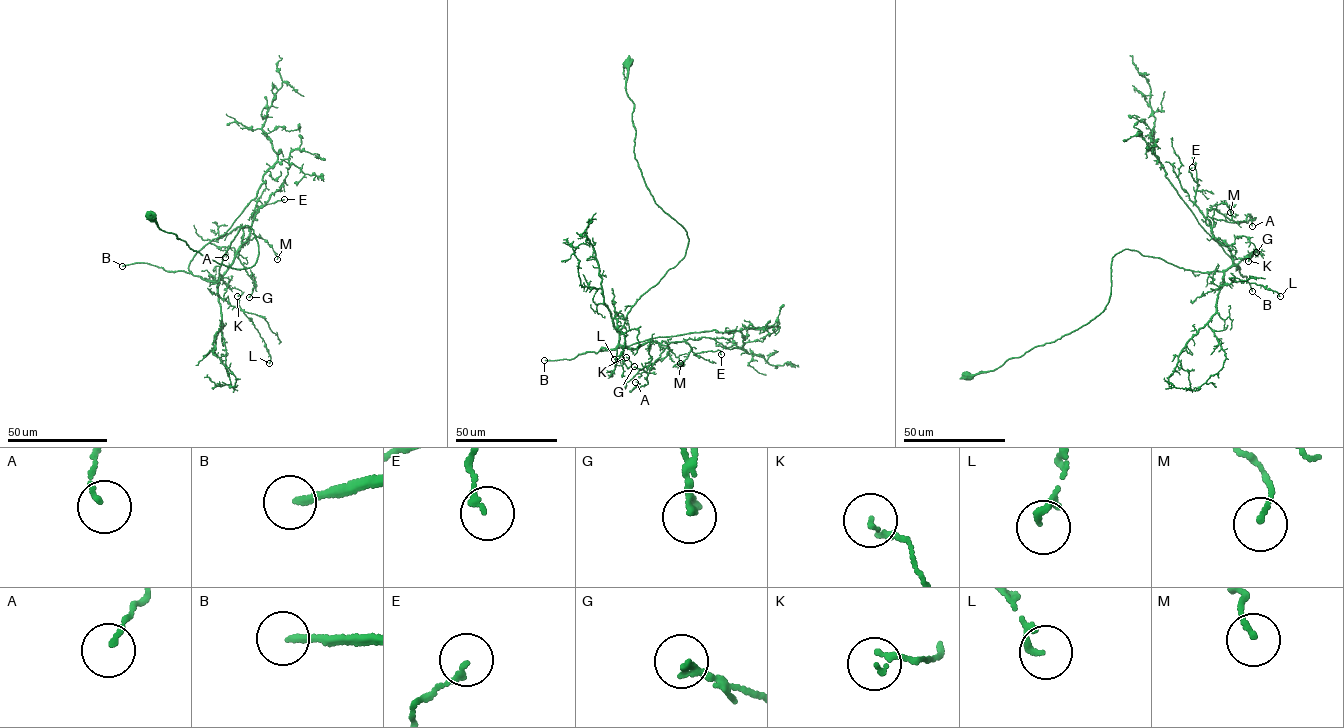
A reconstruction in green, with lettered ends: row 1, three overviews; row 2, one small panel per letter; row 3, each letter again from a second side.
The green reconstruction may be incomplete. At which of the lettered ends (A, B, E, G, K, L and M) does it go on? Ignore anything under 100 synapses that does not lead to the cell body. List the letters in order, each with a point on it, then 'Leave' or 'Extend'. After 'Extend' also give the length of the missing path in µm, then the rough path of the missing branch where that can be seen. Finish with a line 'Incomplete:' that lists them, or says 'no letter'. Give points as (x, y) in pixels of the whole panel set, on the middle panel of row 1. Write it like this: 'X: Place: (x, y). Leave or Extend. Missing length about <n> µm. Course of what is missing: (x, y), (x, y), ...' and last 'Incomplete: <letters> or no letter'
A: Place: (635, 382). Leave
B: Place: (544, 360). Extend. Missing length about 100 µm. Course of what is missing: (544, 360), (530, 370), (513, 373), (507, 382), (499, 385), (501, 396), (520, 402), (528, 415)
E: Place: (721, 354). Leave
G: Place: (634, 366). Leave
K: Place: (626, 357). Leave
L: Place: (614, 359). Leave
M: Place: (680, 363). Leave
Incomplete: B

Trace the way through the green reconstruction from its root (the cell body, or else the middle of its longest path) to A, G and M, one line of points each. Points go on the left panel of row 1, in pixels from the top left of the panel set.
A: (150, 216), (238, 270), (256, 261), (251, 227), (219, 282), (243, 234), (225, 257)
G: (150, 216), (238, 270), (256, 261), (251, 227), (238, 231), (217, 281), (237, 257), (254, 277), (249, 297)
M: (150, 216), (191, 249), (238, 270), (256, 261), (251, 227), (226, 250), (218, 282), (255, 237), (277, 259)

